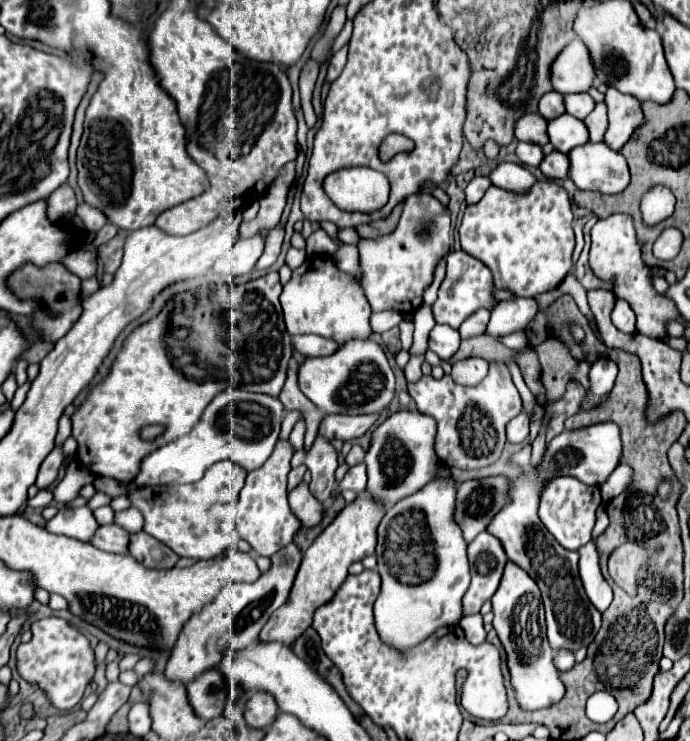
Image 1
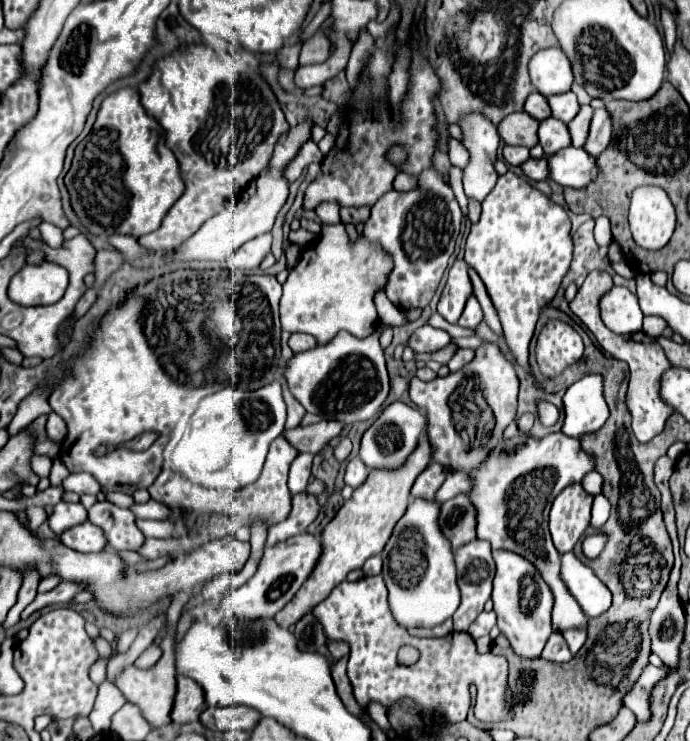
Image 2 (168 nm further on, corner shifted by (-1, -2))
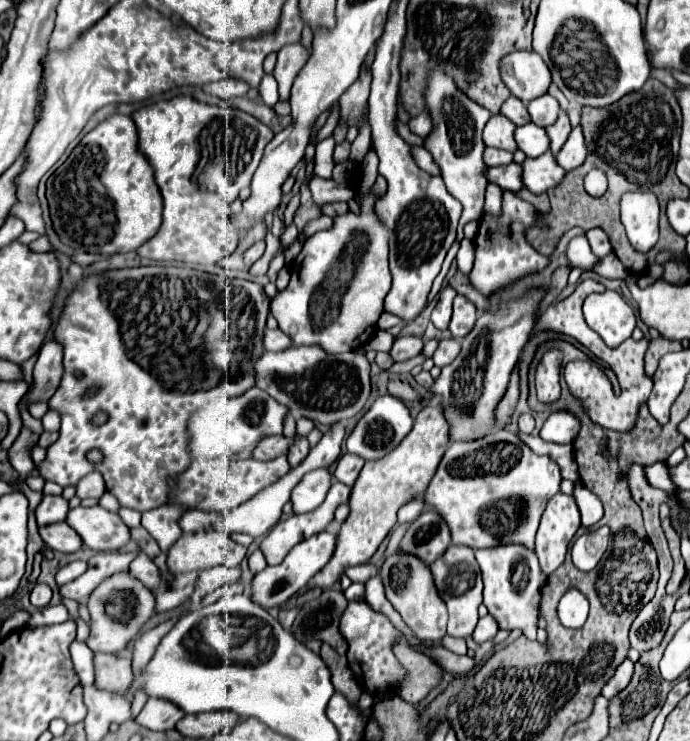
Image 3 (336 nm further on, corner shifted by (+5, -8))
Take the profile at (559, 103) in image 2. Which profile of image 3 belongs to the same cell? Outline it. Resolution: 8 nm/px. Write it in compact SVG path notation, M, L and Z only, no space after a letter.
M544 94L542 98L536 98L532 102L528 102L528 112L532 116L532 122L546 128L550 124L554 124L560 116L560 104L554 96Z

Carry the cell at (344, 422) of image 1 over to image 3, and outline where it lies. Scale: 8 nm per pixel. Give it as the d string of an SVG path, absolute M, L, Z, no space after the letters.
M284 434L268 436L256 446L252 458L256 458L256 460L274 460L282 454L288 454L288 448L292 446L292 442L294 442L294 438L288 438Z

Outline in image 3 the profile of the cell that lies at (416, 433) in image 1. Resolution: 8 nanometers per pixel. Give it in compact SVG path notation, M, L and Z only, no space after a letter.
M380 396L372 404L372 408L358 420L354 432L346 442L346 448L350 454L356 454L364 460L380 460L384 458L384 454L390 454L410 430L412 430L412 418L408 414L408 408L402 404L402 400L394 396Z

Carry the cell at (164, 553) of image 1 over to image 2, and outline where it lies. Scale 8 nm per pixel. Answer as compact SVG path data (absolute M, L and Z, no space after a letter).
M108 500L96 502L88 510L88 520L102 528L108 546L114 550L138 550L144 542L144 534L136 528L134 514Z

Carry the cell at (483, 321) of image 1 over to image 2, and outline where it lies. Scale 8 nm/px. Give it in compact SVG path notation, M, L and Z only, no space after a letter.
M470 296L458 324L464 328L476 328L480 322L482 322L482 308L480 308L476 296Z

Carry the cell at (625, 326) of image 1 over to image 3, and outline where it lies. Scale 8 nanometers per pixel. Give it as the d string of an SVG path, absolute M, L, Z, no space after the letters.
M614 290L590 294L584 300L582 308L588 326L598 332L610 346L622 344L626 338L632 336L632 330L636 328L634 310Z

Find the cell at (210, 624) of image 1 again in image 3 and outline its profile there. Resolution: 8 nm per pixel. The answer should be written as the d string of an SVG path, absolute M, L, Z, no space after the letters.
M318 532L314 534L312 538L296 544L288 556L284 558L284 562L276 564L276 566L266 566L262 572L258 572L254 578L252 578L252 592L250 592L250 600L258 606L262 606L264 610L270 610L270 608L280 608L294 592L298 592L302 586L308 584L308 580L318 572L322 570L328 560L332 558L334 554L334 544L336 544L336 534L330 534L330 532Z

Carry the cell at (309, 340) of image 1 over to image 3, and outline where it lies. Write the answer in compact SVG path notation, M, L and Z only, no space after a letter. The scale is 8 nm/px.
M268 328L264 342L266 342L266 350L274 350L274 352L282 352L292 346L292 340L282 330L268 330Z

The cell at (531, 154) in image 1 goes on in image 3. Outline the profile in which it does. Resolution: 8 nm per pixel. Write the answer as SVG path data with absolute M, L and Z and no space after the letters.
M486 148L484 162L488 166L506 166L512 162L512 154L506 150L498 150L498 148Z

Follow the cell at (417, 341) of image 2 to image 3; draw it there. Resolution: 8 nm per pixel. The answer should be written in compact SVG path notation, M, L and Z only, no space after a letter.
M398 336L394 340L390 356L394 358L394 362L404 362L404 360L418 356L422 352L422 348L424 348L422 336Z

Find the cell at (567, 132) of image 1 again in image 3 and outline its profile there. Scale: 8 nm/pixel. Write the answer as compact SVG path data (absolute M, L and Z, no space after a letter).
M524 124L516 130L514 134L518 148L528 156L528 158L538 158L544 152L550 150L550 138L546 134L544 128L536 126L536 124Z

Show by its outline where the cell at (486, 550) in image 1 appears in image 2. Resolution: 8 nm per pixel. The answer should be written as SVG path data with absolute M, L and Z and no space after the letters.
M472 540L460 548L454 550L454 564L456 564L456 574L458 574L458 588L462 592L462 602L458 610L454 612L454 630L456 632L466 632L468 626L478 618L478 614L484 610L484 604L490 600L492 592L492 578L494 578L494 560L492 560L492 550L486 540Z

